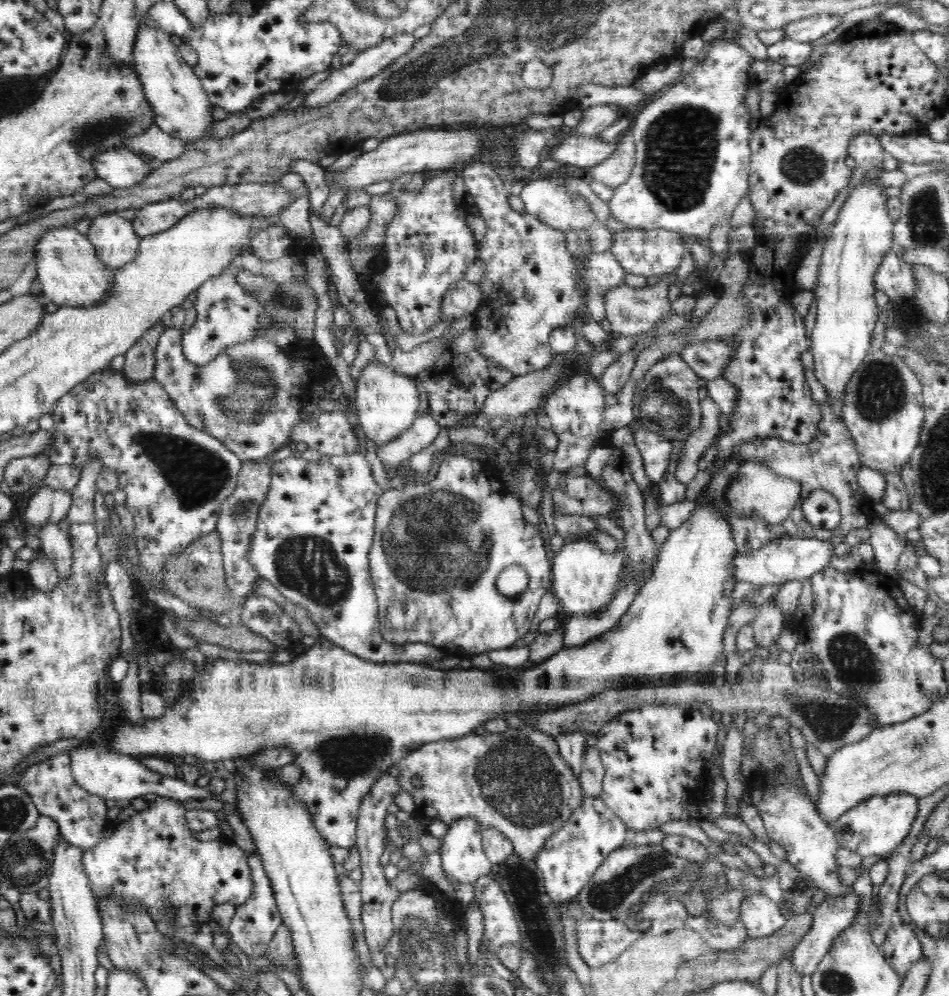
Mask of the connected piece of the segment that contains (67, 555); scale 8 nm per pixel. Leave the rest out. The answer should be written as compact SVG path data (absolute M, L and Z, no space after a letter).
M46 524L46 526L38 528L38 539L39 548L44 551L46 558L52 560L60 578L69 577L72 566L72 546L69 540L69 534L67 534L59 524Z

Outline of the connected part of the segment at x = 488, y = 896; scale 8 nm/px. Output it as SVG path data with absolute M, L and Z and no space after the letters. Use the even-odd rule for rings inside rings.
M495 879L482 892L479 907L484 917L480 951L497 955L506 943L517 941L520 933L511 905L506 901L502 886Z

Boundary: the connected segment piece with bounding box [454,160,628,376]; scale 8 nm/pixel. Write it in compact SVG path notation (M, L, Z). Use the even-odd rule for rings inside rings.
M466 160L454 170L468 187L474 199L473 206L481 212L486 223L484 240L480 242L480 250L477 250L477 258L486 265L486 276L482 282L478 282L482 289L482 300L478 310L472 313L474 322L471 328L474 329L476 347L488 362L504 367L514 376L540 370L548 366L554 358L552 348L548 344L550 332L554 328L568 325L578 310L588 310L589 316L600 323L606 316L605 305L609 301L607 296L610 288L624 284L628 274L620 267L612 251L590 253L585 258L585 267L580 273L576 261L572 259L572 253L566 247L566 234L550 228L531 214L511 209L507 187L497 175L493 165L486 160L476 162ZM580 276L583 285L578 283Z

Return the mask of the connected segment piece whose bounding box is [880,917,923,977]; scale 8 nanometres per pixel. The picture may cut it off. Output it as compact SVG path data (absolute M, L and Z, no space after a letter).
M898 917L893 927L888 930L888 936L882 942L880 950L888 964L902 977L923 956L920 941L910 924L904 924Z

